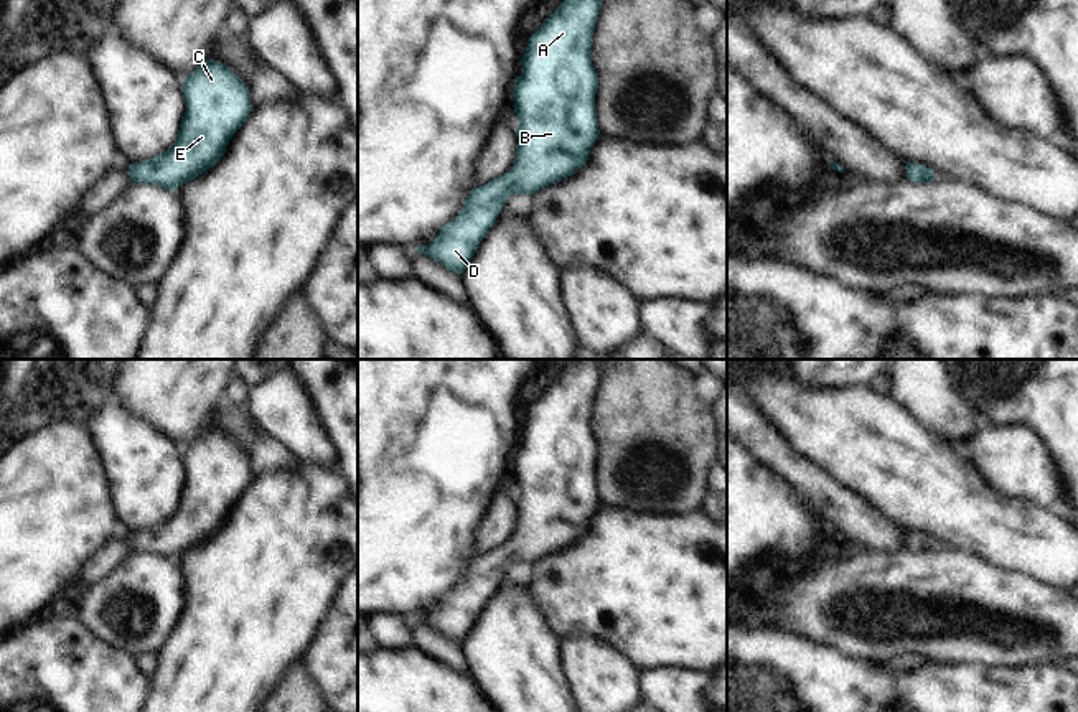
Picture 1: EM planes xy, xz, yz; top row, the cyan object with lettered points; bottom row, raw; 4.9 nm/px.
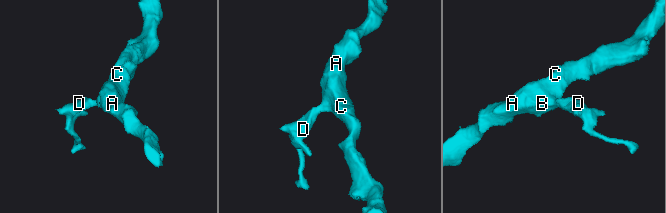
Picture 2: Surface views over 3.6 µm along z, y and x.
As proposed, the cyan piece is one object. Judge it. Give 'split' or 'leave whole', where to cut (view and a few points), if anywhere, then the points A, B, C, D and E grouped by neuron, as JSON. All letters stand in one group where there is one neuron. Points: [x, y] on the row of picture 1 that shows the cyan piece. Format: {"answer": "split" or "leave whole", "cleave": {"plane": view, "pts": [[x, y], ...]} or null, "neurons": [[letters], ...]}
{"answer": "leave whole", "cleave": null, "neurons": [["A", "B", "C", "D", "E"]]}

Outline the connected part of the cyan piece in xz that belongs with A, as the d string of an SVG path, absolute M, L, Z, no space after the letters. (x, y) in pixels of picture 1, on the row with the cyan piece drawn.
M564 0L559 8L529 36L526 53L521 61L523 73L516 76L516 84L513 87L513 107L519 124L514 129L518 145L516 160L511 170L483 186L473 188L466 196L460 214L440 227L438 236L429 246L419 246L415 249L417 252L440 262L447 267L447 270L463 274L480 242L490 227L496 222L503 204L513 193L534 194L544 186L555 185L564 178L572 176L587 163L590 148L600 135L595 115L598 74L592 64L592 36L602 2L603 0Z

